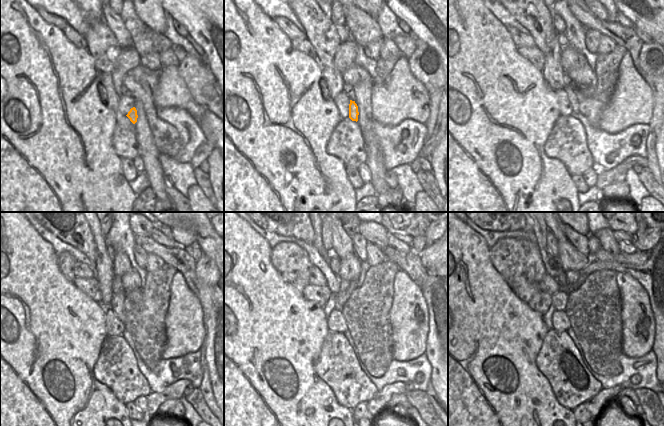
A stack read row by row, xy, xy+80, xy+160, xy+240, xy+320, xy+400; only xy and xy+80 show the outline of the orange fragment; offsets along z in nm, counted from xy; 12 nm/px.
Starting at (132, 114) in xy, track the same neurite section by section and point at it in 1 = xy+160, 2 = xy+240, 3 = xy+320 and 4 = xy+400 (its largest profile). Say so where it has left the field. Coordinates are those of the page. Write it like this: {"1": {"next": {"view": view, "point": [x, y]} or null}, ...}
{"1": {"next": {"view": "xy+160", "point": [568, 88]}}, "2": {"next": {"view": "xy+240", "point": [117, 304]}}, "3": {"next": {"view": "xy+320", "point": [347, 287]}}, "4": {"next": {"view": "xy+400", "point": [571, 276]}}}

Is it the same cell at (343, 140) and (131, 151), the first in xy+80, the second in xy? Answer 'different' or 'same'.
same

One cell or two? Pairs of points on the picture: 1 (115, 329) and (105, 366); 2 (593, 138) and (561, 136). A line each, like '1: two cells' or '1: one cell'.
1: two cells
2: two cells

